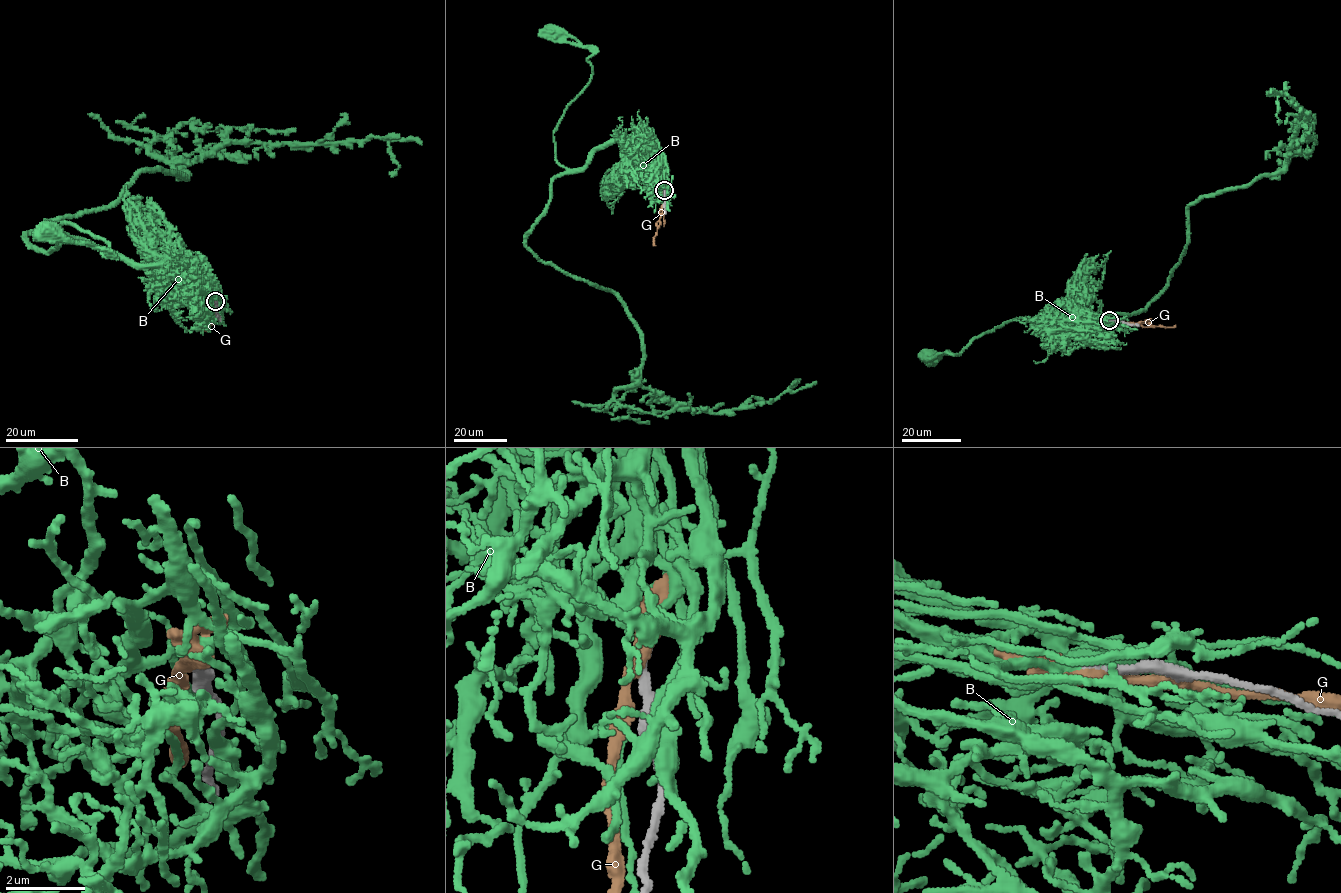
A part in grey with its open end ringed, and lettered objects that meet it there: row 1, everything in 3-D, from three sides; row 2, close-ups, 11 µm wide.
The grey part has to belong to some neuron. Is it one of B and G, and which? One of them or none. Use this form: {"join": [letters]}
{"join": ["B"]}

